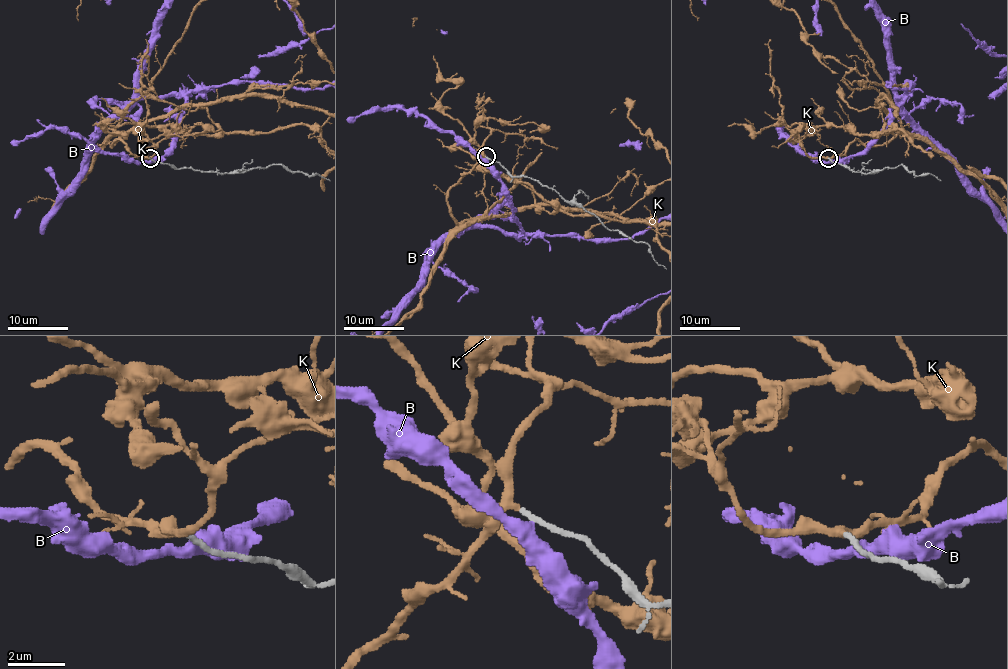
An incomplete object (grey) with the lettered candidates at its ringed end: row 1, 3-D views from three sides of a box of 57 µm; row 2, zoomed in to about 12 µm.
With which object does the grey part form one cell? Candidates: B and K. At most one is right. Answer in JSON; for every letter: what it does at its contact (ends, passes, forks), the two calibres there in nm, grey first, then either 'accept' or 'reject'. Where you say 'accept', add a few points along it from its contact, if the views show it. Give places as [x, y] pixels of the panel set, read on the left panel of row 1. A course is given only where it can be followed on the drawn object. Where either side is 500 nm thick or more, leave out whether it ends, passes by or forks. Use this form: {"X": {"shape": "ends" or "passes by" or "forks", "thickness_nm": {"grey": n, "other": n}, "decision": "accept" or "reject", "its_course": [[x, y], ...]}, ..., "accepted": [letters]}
{"B": {"shape": "passes by", "thickness_nm": {"grey": 240, "other": 400}, "decision": "reject"}, "K": {"shape": "passes by", "thickness_nm": {"grey": 180, "other": 280}, "decision": "accept"}, "accepted": ["K"]}

